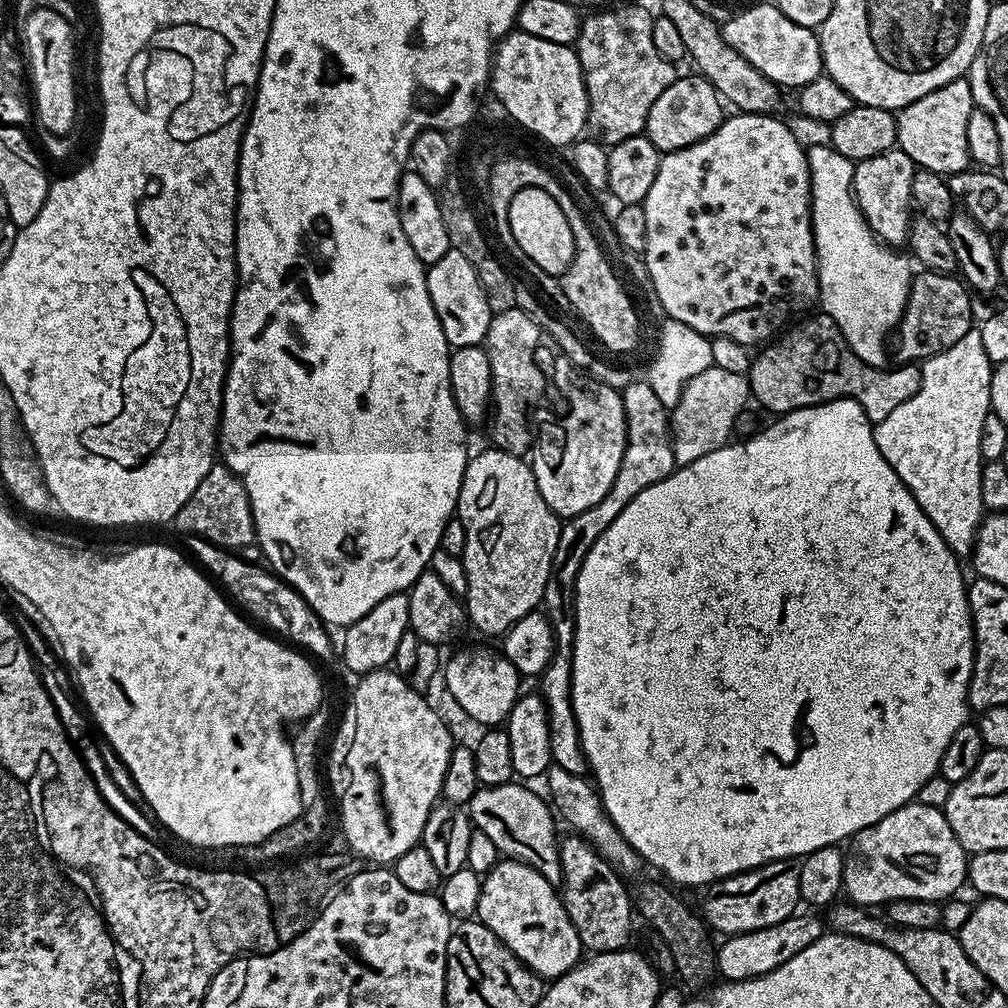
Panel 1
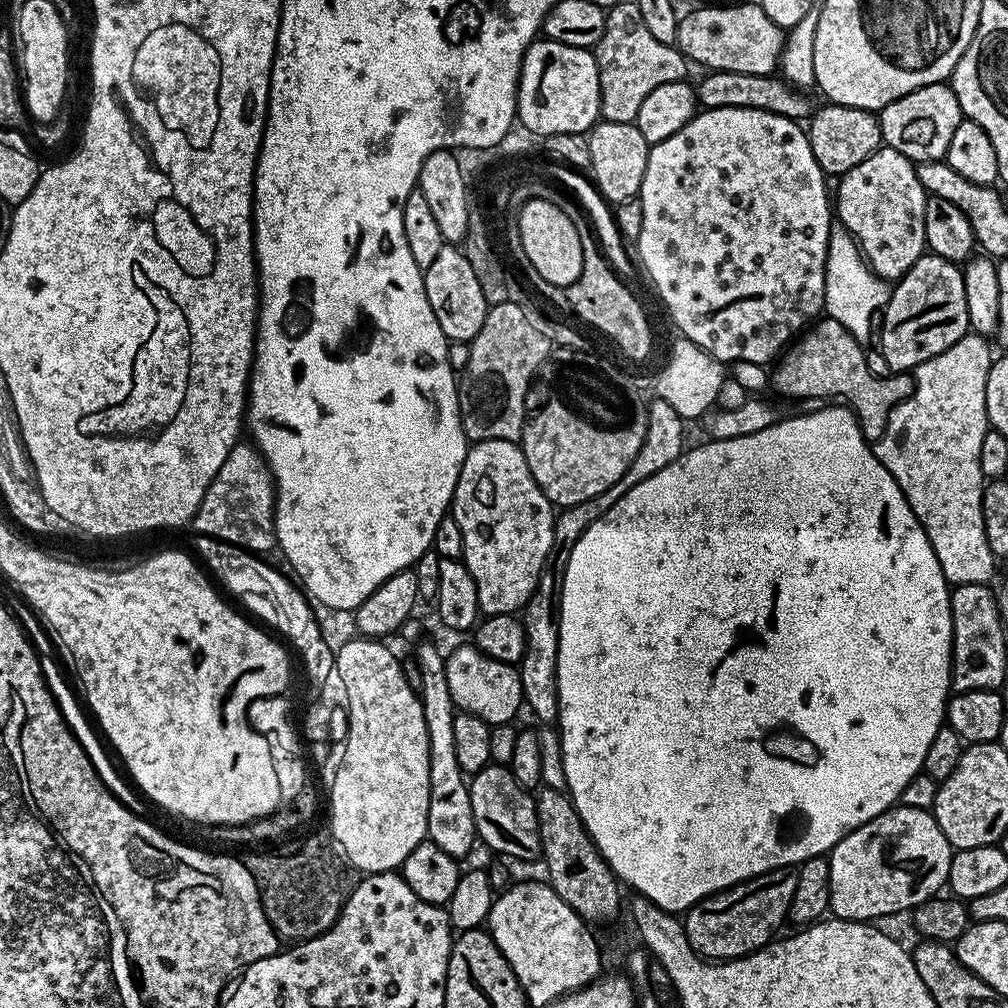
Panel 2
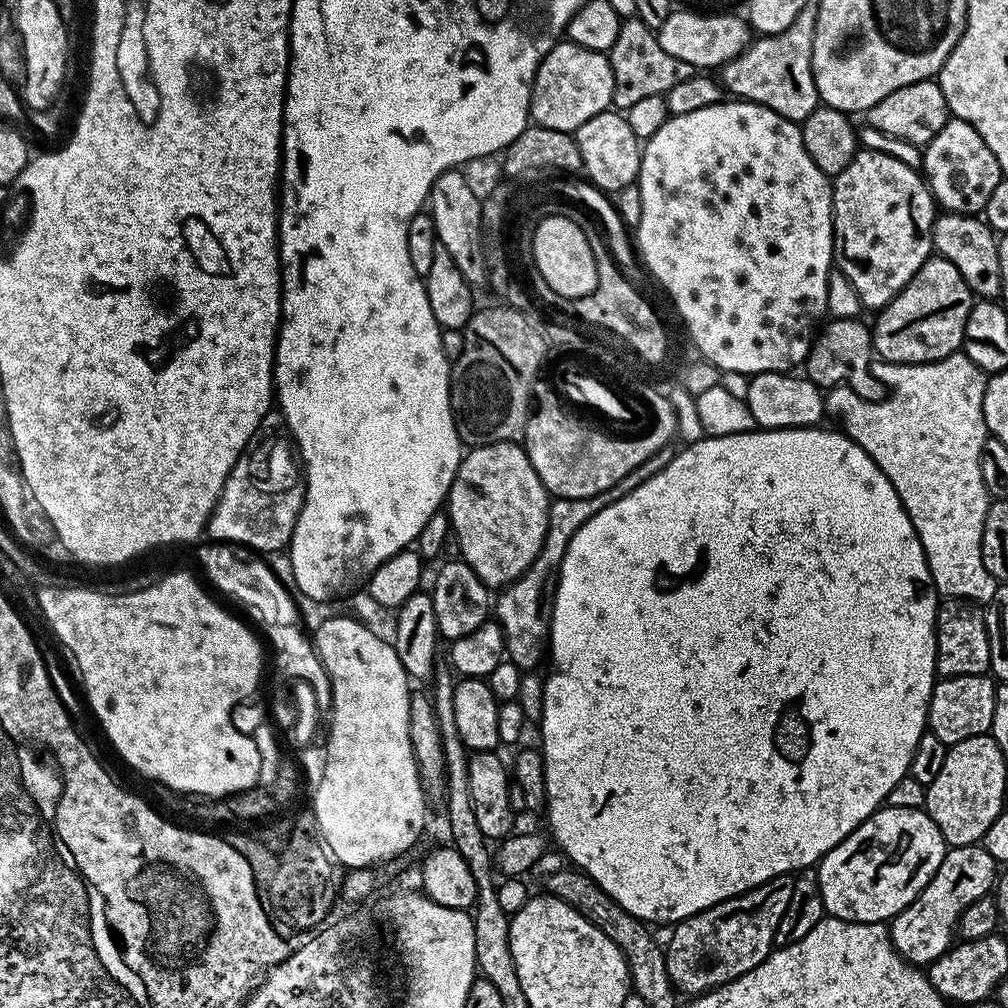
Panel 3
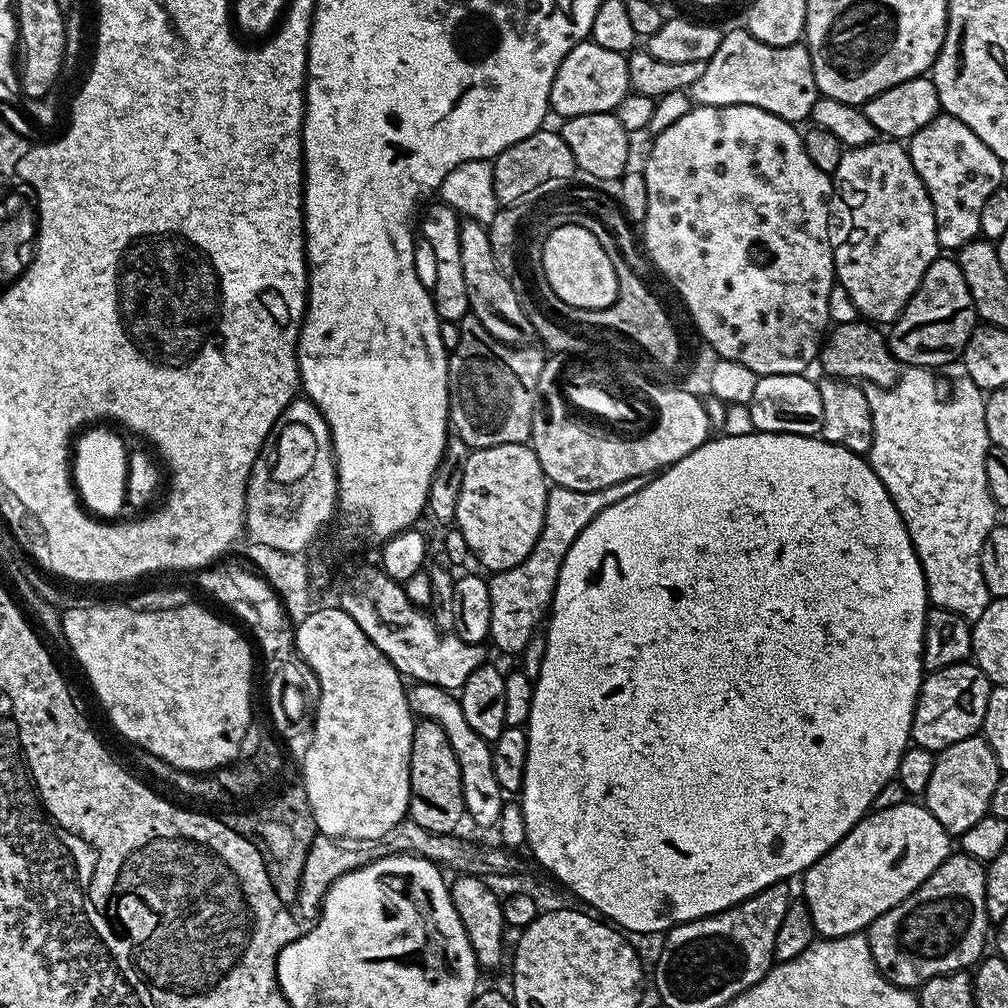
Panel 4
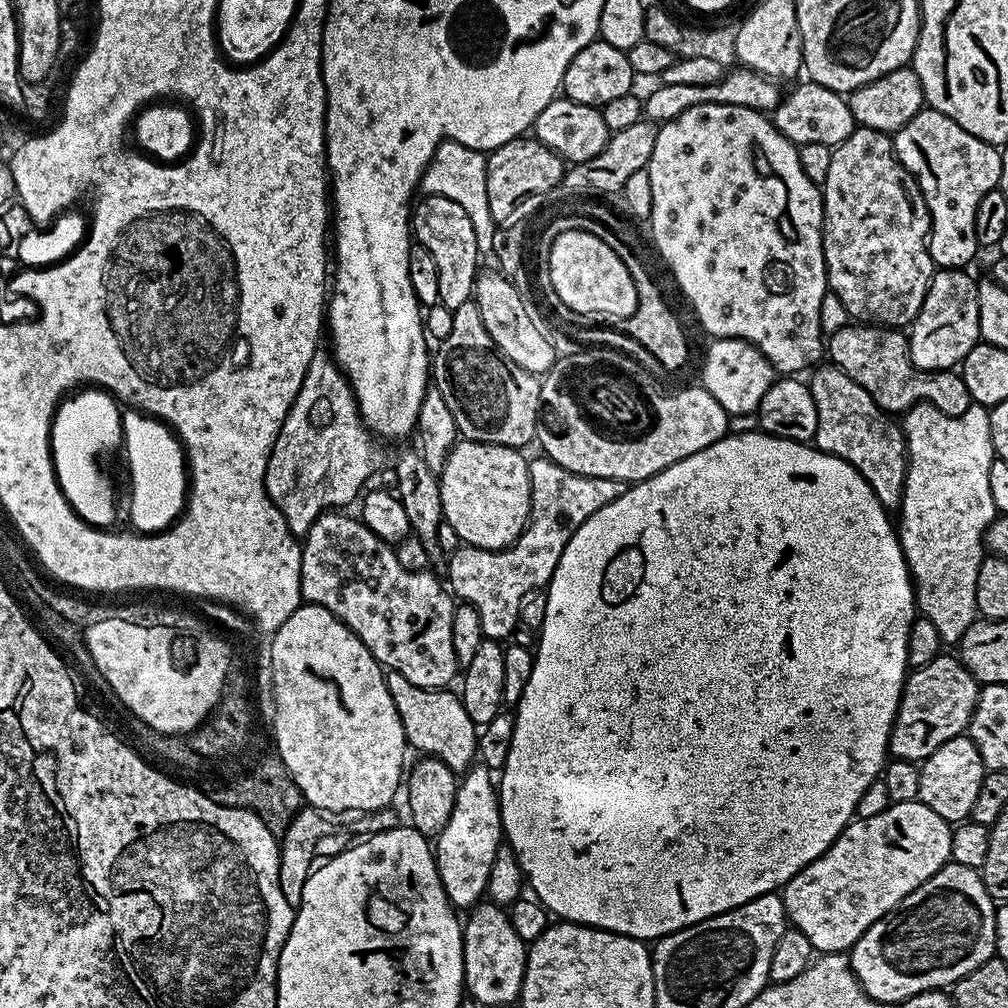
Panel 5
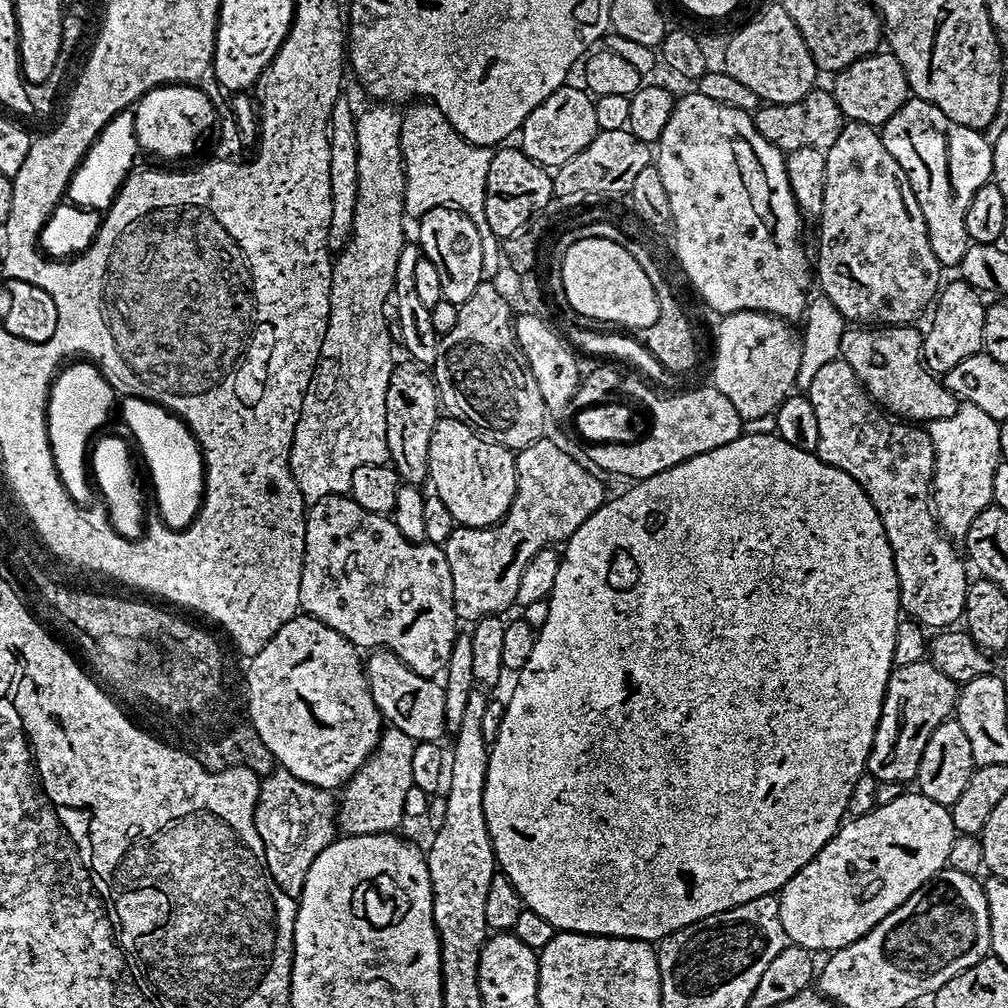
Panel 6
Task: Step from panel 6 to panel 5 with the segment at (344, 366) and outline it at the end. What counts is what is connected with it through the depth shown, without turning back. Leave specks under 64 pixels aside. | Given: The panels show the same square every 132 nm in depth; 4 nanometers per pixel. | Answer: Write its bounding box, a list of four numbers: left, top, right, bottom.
[264,350,373,533]

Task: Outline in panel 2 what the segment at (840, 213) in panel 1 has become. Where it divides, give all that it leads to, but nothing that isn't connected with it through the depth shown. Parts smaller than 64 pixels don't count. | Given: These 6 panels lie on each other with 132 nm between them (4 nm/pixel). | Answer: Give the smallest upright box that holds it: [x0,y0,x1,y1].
[824,226,889,342]

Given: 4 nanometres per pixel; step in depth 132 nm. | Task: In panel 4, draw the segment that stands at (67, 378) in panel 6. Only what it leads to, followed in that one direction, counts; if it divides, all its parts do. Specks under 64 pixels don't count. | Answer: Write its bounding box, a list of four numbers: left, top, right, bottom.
[70,426,130,518]

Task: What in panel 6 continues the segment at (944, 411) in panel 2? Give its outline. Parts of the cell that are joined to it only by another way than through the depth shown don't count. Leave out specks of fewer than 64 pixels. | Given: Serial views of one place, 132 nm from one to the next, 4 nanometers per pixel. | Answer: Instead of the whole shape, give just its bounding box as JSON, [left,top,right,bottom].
[927,403,1002,538]

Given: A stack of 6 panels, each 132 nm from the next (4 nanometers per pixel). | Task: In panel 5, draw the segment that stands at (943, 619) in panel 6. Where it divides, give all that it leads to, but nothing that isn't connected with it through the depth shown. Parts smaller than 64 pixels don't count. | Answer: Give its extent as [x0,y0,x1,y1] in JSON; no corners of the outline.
[810,363,908,509]

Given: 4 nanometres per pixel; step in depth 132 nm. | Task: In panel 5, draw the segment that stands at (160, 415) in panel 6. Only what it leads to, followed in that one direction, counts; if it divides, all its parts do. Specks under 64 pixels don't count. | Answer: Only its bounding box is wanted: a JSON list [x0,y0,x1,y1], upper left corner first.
[122,410,186,534]

